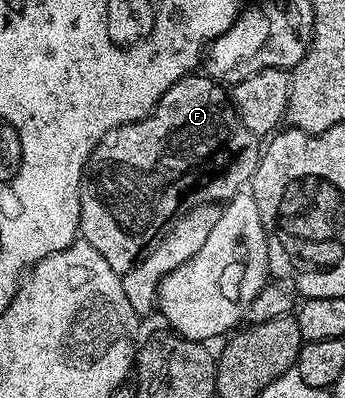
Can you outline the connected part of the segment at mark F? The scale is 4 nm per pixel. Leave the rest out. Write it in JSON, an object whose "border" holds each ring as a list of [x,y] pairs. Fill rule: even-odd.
{"border":[[[205,74],[185,76],[162,95],[148,115],[109,132],[94,147],[80,186],[81,239],[90,244],[112,270],[120,274],[132,270],[182,213],[201,204],[231,200],[243,191],[253,181],[259,159],[259,137],[240,122],[227,89]]]}

